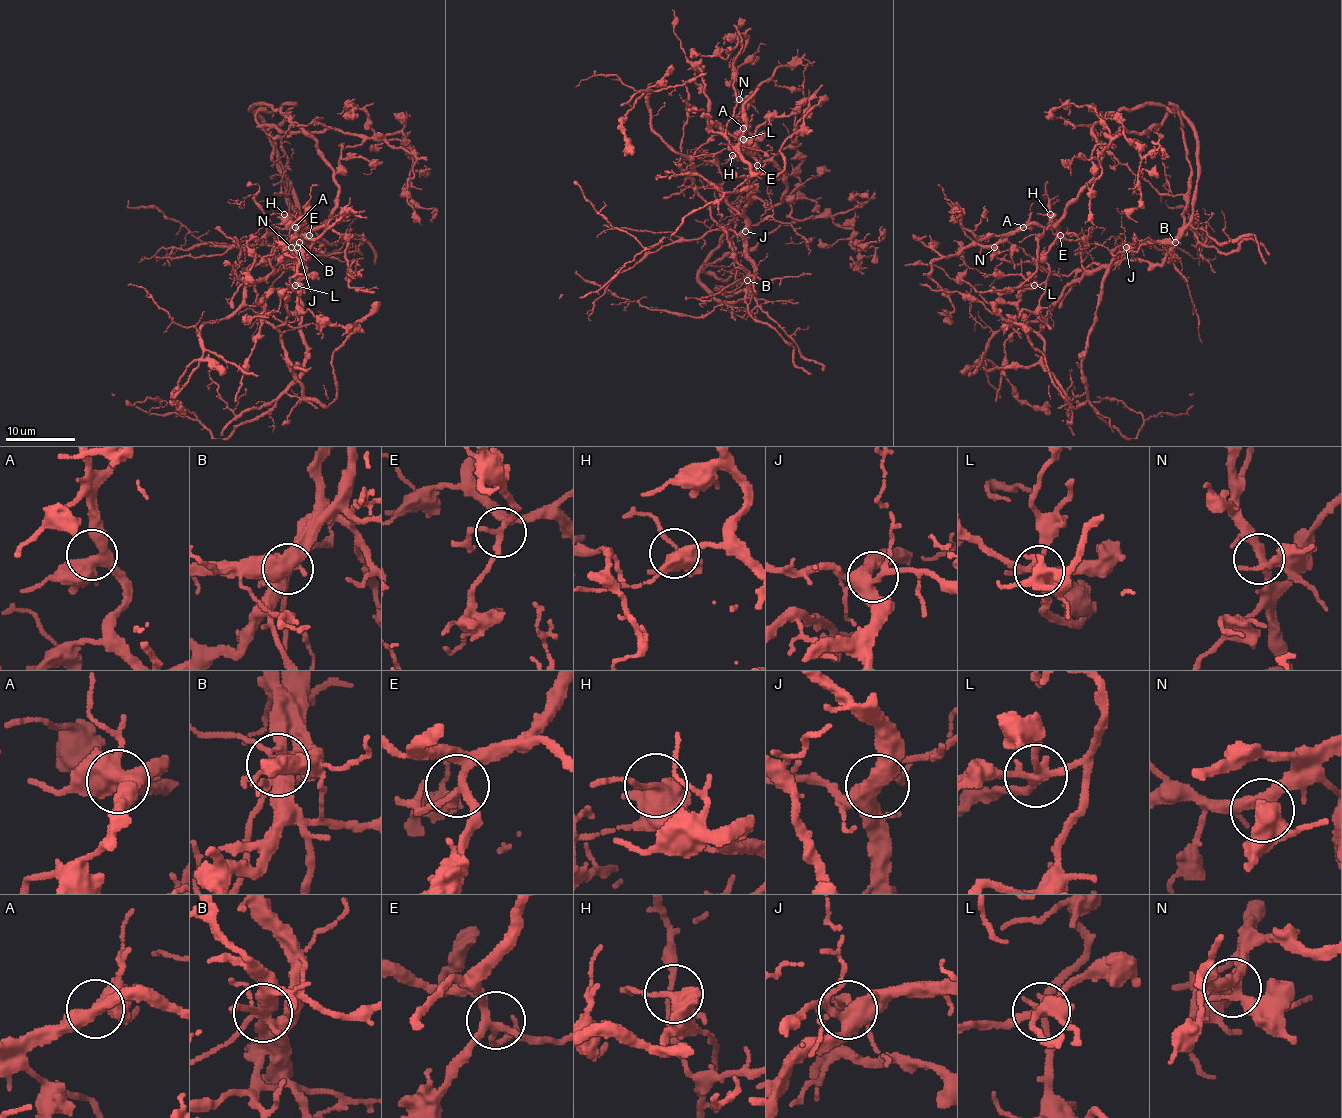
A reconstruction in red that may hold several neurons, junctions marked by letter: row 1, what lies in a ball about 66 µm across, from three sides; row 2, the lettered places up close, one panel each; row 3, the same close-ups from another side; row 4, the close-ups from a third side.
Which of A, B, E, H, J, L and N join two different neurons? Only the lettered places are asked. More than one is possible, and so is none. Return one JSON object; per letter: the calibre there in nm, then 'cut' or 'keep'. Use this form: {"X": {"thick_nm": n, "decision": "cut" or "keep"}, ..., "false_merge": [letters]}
{"A": {"thick_nm": 440, "decision": "keep"}, "B": {"thick_nm": 400, "decision": "cut"}, "E": {"thick_nm": 240, "decision": "keep"}, "H": {"thick_nm": 400, "decision": "keep"}, "J": {"thick_nm": 420, "decision": "keep"}, "L": {"thick_nm": 240, "decision": "cut"}, "N": {"thick_nm": 320, "decision": "keep"}, "false_merge": ["B", "L"]}

